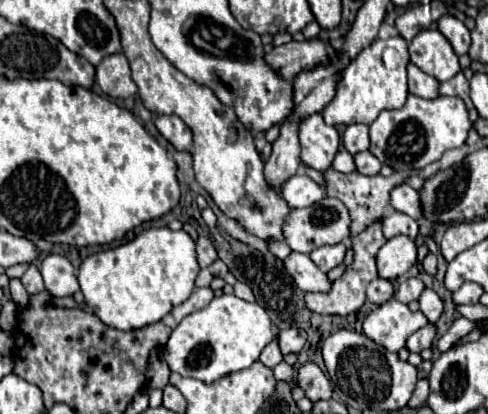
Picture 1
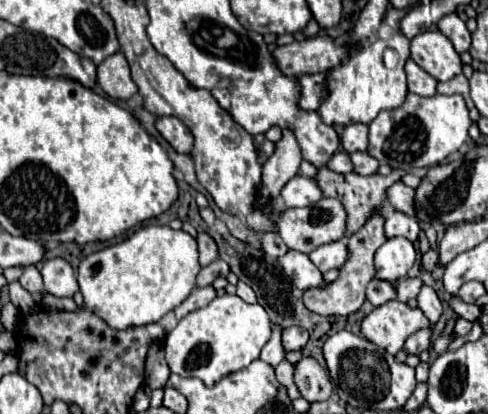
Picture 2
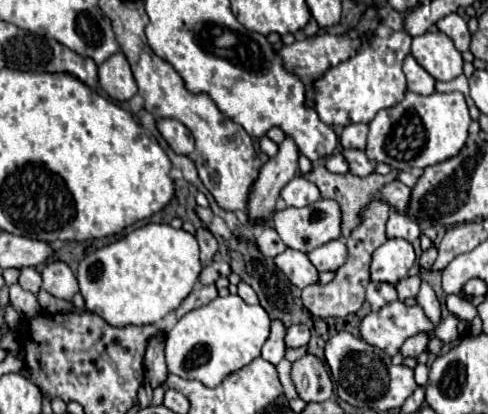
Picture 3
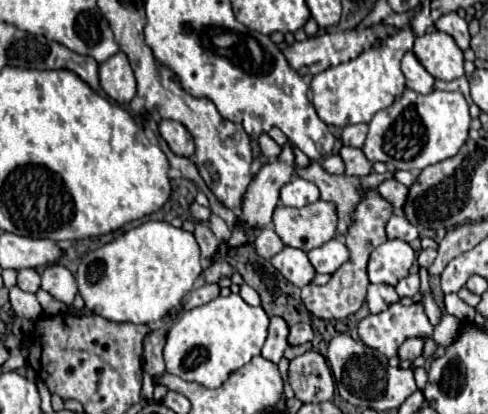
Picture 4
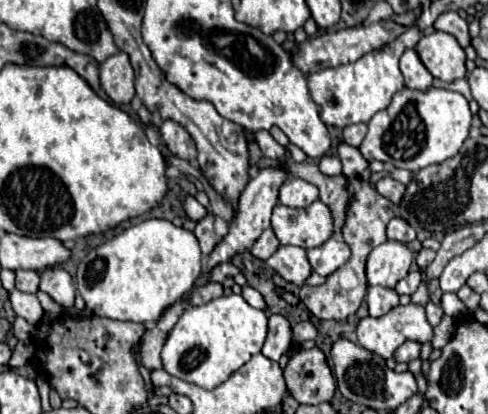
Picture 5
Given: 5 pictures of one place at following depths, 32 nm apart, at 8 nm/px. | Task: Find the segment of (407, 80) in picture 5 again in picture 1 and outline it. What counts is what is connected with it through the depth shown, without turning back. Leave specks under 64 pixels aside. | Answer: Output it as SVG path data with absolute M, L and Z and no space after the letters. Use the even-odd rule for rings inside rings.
M408 64L408 90L420 98L436 98L438 96L438 80L422 72L416 64Z

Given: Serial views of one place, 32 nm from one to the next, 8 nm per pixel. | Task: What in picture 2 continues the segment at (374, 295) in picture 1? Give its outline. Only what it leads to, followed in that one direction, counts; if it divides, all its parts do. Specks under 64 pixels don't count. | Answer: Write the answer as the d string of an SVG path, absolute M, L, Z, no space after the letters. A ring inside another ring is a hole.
M372 280L368 284L368 290L366 290L366 300L372 302L374 308L390 302L396 298L396 290L390 282L384 282L384 280Z

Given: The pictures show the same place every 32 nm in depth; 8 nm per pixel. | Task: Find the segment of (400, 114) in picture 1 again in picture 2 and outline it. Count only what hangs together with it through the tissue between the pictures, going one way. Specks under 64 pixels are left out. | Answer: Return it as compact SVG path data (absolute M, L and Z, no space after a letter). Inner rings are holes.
M408 94L400 108L382 110L370 122L368 154L380 164L406 172L408 168L424 168L442 162L446 156L456 152L468 138L472 120L460 94L434 94L430 98Z

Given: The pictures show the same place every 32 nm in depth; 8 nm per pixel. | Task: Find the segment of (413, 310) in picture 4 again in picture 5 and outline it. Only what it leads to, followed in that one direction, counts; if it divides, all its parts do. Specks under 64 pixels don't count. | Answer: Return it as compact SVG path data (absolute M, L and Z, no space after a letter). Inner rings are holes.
M396 306L382 318L364 318L358 324L358 344L384 360L406 340L426 344L434 338L434 330L426 320L424 308Z

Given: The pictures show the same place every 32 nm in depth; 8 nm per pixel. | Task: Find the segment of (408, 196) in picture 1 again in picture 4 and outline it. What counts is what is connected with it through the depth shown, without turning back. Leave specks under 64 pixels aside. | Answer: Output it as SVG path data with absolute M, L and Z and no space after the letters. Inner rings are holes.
M388 178L388 180L384 180L378 188L376 188L394 208L402 208L404 206L404 200L406 200L406 194L408 194L408 188L404 186L404 184L400 184L398 180L394 180L394 178Z

